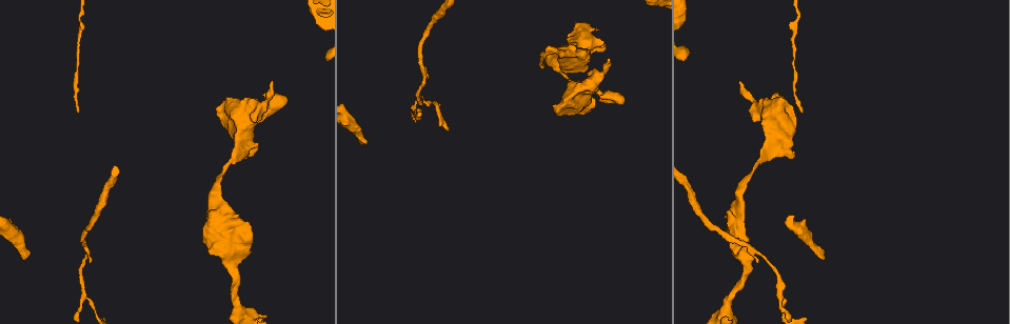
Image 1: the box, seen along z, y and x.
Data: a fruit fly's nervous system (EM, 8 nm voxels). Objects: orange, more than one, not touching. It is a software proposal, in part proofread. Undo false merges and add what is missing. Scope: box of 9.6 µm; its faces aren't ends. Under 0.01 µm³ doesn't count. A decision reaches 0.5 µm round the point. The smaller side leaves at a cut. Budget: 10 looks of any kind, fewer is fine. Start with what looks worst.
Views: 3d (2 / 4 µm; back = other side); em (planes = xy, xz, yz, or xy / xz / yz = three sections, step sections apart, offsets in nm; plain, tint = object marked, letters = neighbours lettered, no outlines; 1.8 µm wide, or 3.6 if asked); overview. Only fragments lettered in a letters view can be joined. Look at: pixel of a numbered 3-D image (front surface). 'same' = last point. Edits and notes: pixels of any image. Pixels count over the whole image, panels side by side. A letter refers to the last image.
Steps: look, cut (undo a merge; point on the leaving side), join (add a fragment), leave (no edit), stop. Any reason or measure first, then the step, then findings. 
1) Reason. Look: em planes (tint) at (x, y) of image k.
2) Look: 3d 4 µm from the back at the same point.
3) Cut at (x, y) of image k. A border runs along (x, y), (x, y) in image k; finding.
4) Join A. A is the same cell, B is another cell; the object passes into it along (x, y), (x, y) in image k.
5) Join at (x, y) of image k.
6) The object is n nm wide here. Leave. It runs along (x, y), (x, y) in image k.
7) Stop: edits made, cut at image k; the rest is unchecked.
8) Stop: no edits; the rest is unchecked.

An open end. Look: 3d 2 µm at (360, 144) of image 1.

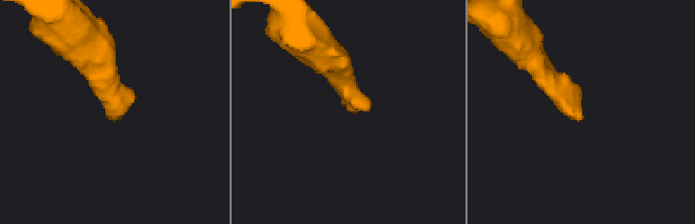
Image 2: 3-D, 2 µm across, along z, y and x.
Look: em planes (letters) at (347, 109) of image 2.

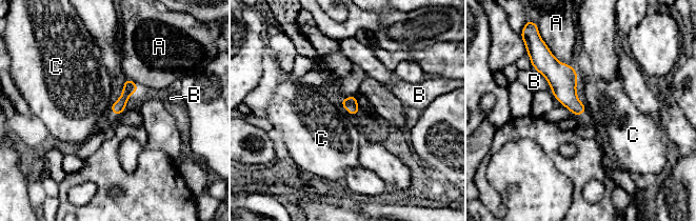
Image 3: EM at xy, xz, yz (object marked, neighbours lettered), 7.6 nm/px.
Leave. A, B and C are other cells; a border runs along (576, 73), (578, 80) in image 3; no lettered fragment goes on from it.

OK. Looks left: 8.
Thick turns thin. Look: em planes (plain) at (251, 313) of image 1.

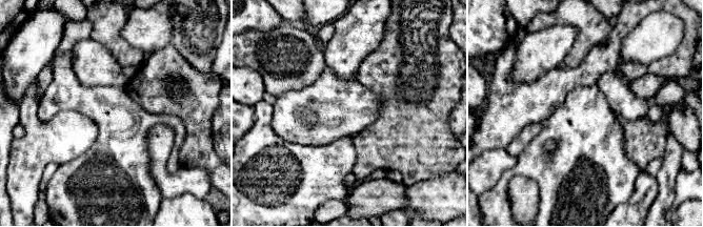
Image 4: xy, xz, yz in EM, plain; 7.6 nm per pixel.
What lies round it. Look: em planes (letters) at the same point.

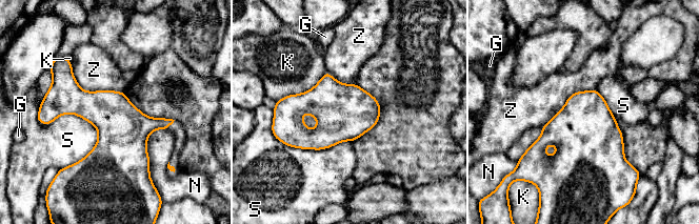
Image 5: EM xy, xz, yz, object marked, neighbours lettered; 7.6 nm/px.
Leave. G, K, N, S and Z are other cells; a border runs along (72, 113), (97, 142), (64, 167) in image 5; continuous, no second cell.

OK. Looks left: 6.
An open end. Look: 3d 2 µm at (791, 156) of image 1.

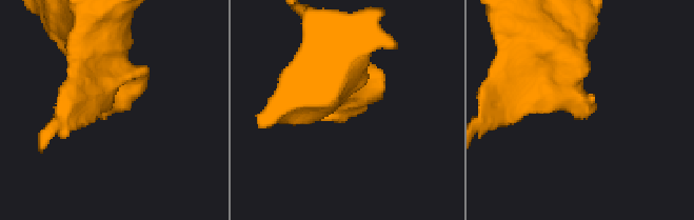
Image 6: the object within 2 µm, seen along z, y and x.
Now the EM. Look: em yz step 8 (plain) at (131, 106) of image 6.

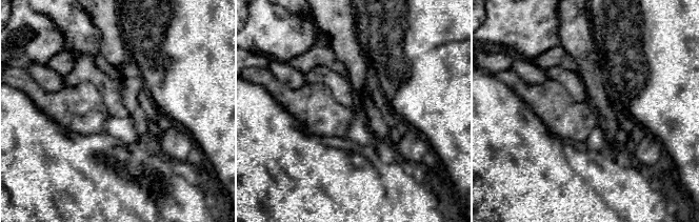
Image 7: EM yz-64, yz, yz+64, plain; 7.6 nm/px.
Look: em yz step 8 (letters) at the same point.

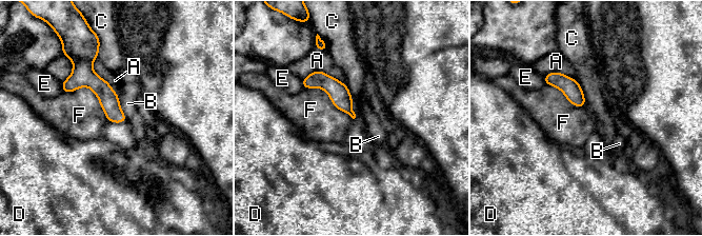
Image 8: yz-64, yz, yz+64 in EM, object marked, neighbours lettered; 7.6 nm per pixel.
The longest contact is with F, 420 nm. Leave. A, B, C, D, E and F are other cells; it runs along (78, 69), (123, 119) in image 8; none of them fits.

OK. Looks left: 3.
Sudden change in width. Look: em 3.6 µm xy step 8 (tint) at (232, 233) of image 1.

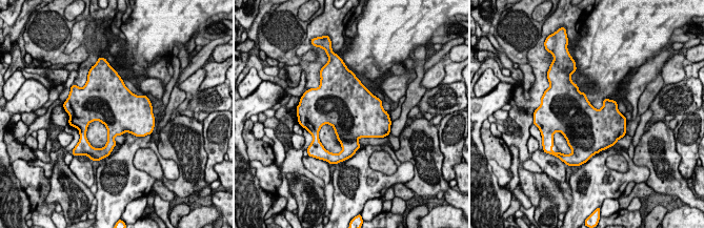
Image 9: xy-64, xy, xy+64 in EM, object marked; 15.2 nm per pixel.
What lies round it. Look: em 3.6 µm xy step 8 (letters) at the same point.

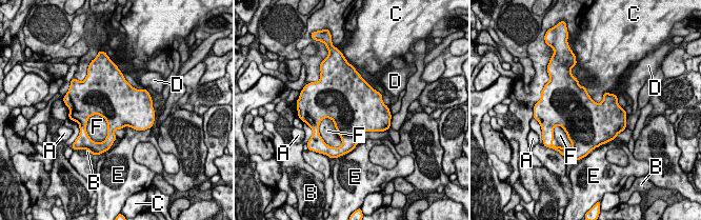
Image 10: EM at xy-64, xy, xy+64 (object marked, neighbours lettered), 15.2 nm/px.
The object is 650 nm wide here. Leave. A, B, C, D, E and F are other cells; a border runs along (147, 127), (122, 128) in image 10; all the same cell.

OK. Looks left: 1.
Stop: no edits; the rest is unchecked.

